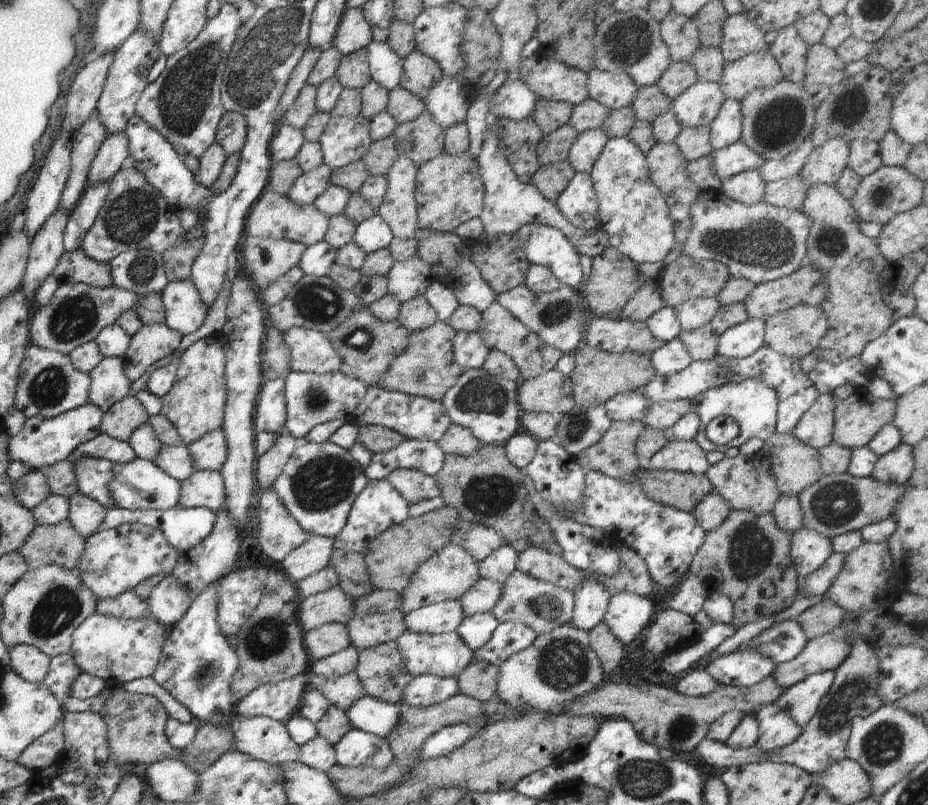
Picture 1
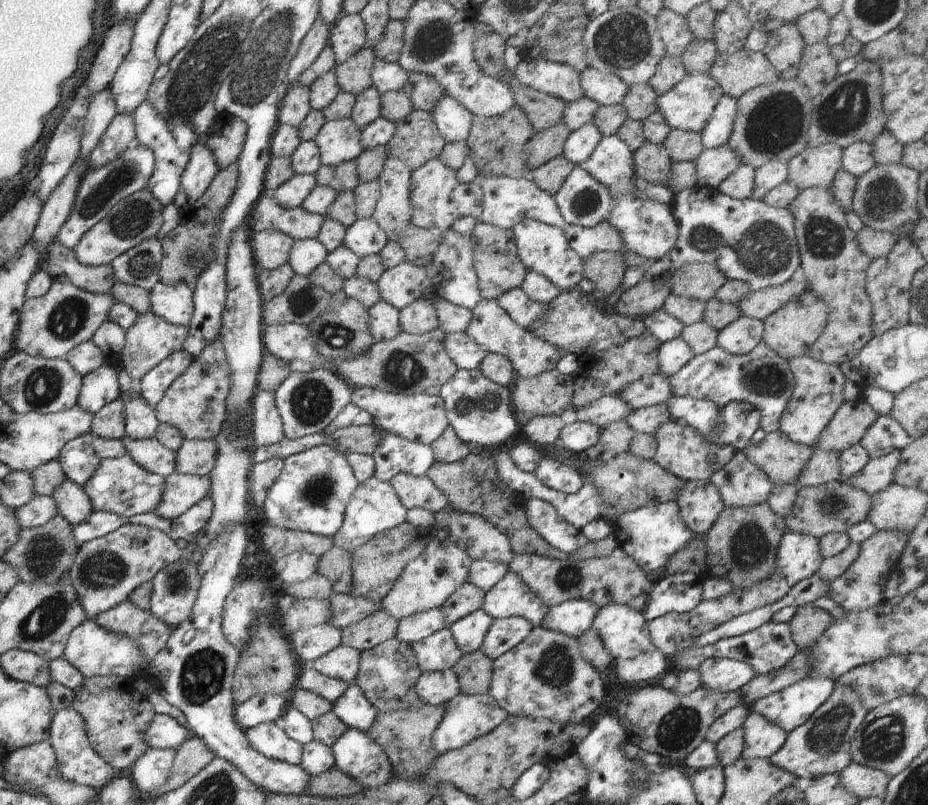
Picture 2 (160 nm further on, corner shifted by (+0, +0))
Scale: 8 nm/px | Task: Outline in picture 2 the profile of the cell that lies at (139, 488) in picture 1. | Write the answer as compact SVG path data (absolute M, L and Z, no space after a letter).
M130 455L115 459L100 459L98 468L83 484L94 511L104 511L121 517L131 517L149 513L160 502L165 487L165 478L144 470Z

